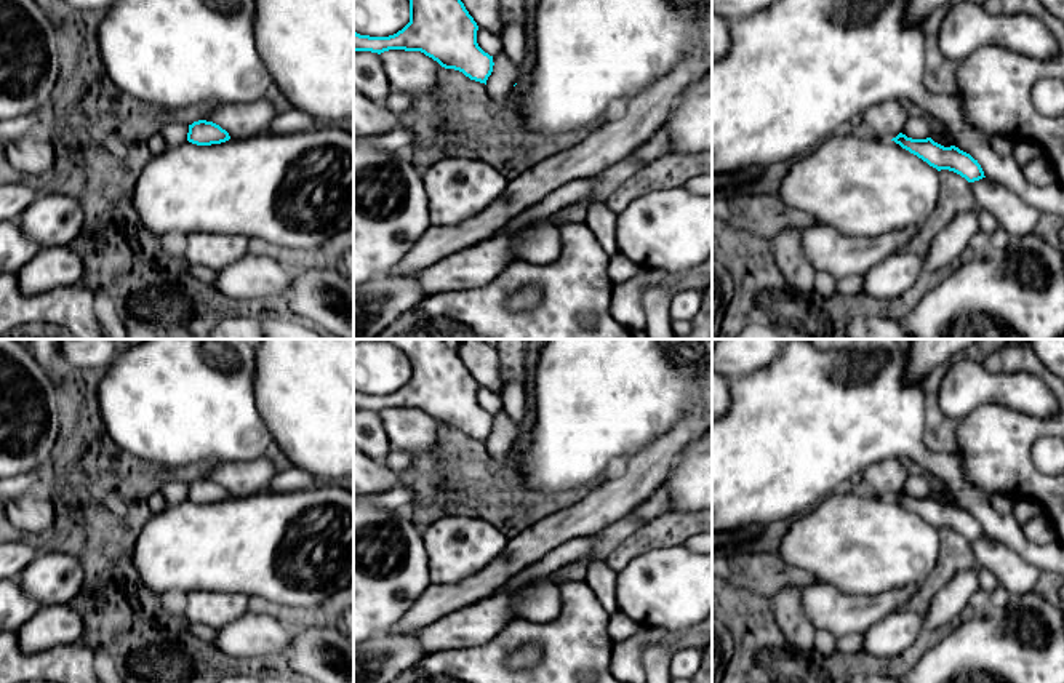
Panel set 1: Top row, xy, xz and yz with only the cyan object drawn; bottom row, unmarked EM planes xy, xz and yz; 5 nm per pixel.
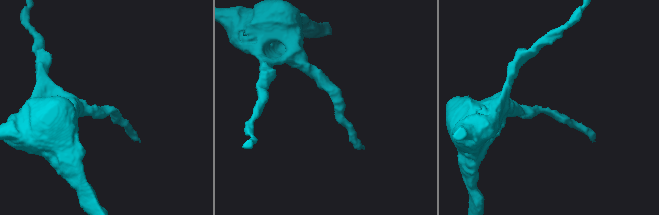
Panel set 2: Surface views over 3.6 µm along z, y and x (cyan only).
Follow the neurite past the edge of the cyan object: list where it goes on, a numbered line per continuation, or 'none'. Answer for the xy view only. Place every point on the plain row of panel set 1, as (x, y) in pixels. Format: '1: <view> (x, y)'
none

